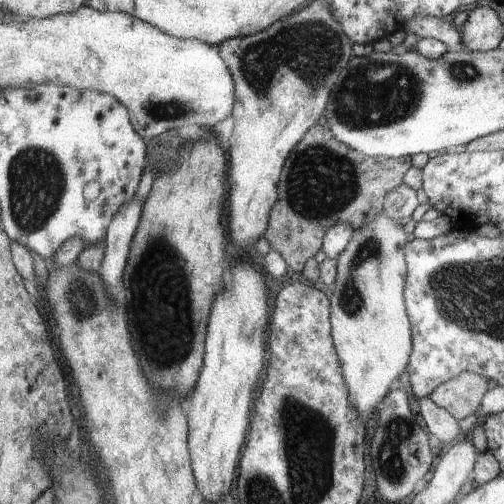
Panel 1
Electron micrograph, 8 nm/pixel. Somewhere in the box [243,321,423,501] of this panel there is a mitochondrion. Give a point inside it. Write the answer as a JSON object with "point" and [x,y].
{"point":[398,433]}

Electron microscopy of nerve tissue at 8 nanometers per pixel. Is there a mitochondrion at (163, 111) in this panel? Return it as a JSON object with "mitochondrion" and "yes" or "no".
{"mitochondrion":"yes"}

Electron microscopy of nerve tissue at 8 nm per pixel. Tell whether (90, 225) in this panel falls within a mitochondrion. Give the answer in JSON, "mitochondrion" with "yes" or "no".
{"mitochondrion":"no"}

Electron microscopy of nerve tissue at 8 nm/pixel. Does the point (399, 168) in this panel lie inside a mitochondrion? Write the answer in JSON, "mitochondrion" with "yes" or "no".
{"mitochondrion":"no"}

